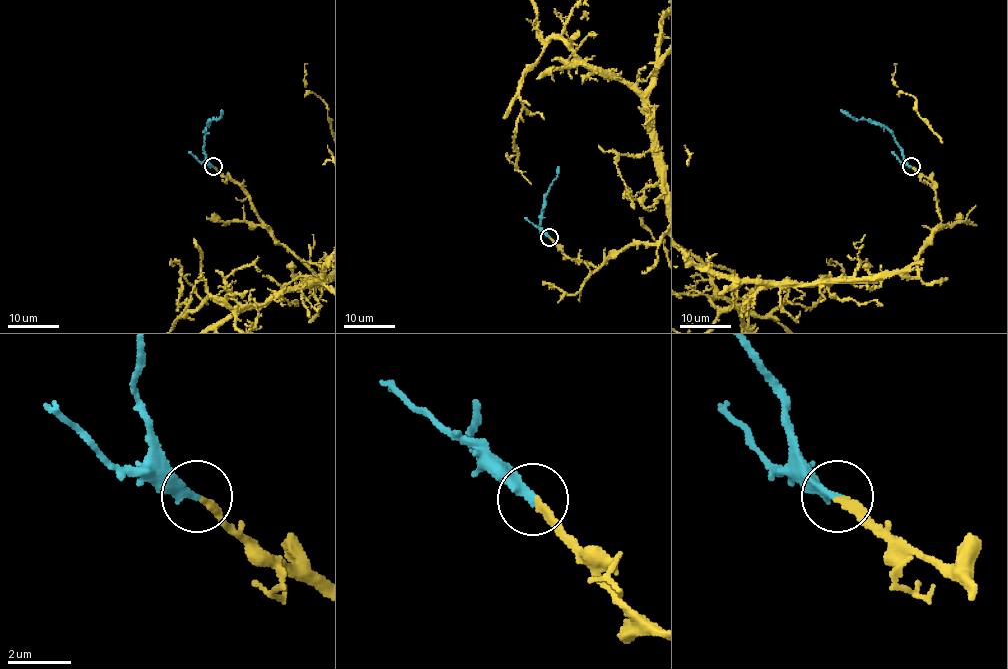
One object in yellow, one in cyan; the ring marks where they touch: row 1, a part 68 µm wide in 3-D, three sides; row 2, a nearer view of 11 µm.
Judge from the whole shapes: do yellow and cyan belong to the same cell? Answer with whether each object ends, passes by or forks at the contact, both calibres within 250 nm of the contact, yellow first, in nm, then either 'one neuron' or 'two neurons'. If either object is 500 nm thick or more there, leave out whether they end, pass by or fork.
yellow ends; cyan ends; calibres 240 and 320 nm; one neuron

